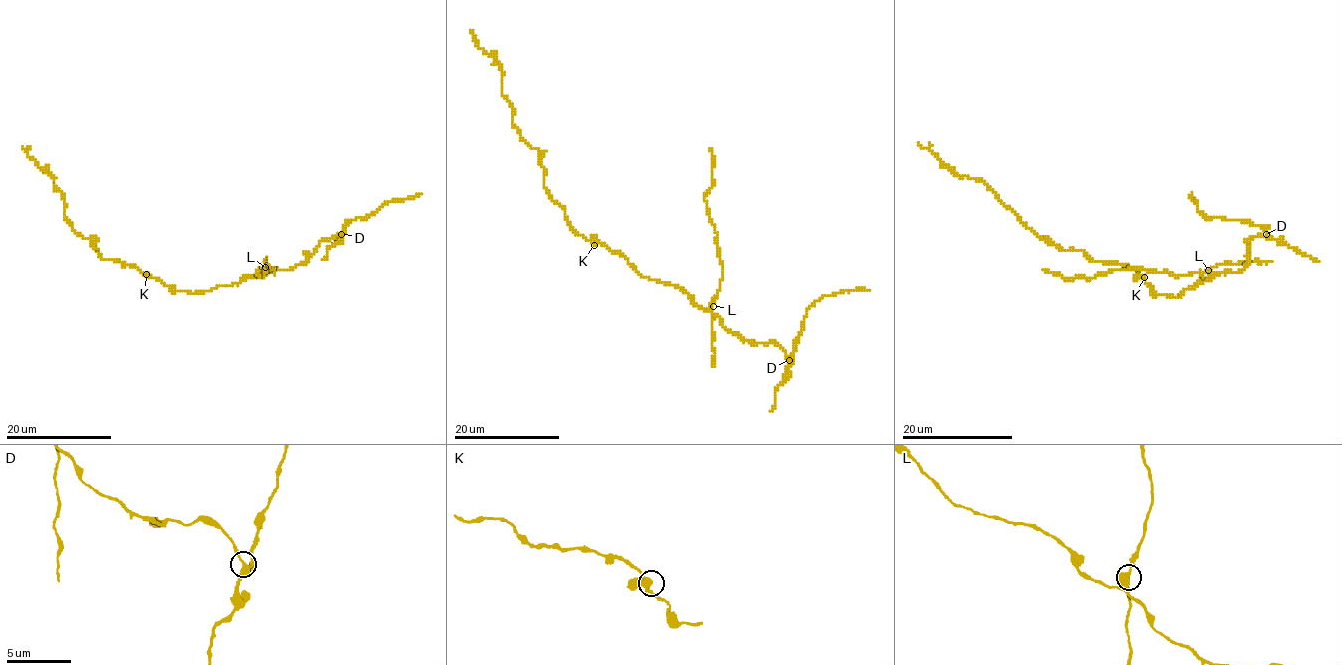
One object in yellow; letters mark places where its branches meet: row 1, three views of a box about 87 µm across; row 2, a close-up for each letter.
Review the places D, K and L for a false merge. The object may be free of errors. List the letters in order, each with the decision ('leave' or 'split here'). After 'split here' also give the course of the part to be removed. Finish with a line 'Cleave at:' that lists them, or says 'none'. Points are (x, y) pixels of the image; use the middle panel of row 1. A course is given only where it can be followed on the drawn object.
D: leave
K: leave
L: split here | (713, 305), (722, 267), (716, 232), (705, 196), (714, 184), (710, 148)
Cleave at: L

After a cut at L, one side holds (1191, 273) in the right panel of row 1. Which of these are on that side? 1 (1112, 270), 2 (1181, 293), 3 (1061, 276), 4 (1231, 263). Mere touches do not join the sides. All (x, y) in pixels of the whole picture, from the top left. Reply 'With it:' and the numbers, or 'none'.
With it: 1, 3, 4

